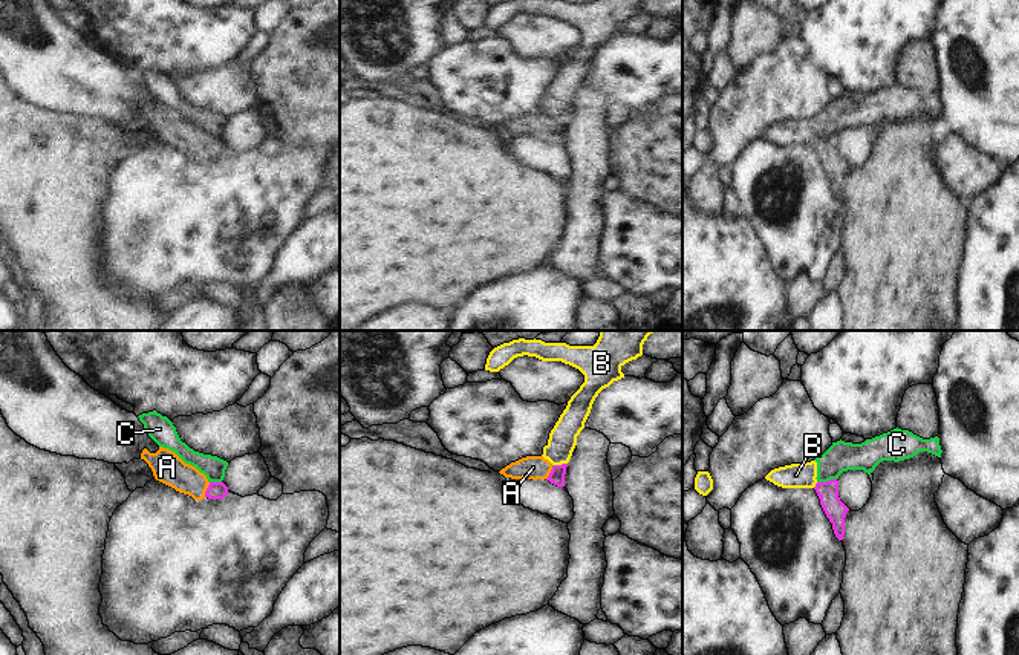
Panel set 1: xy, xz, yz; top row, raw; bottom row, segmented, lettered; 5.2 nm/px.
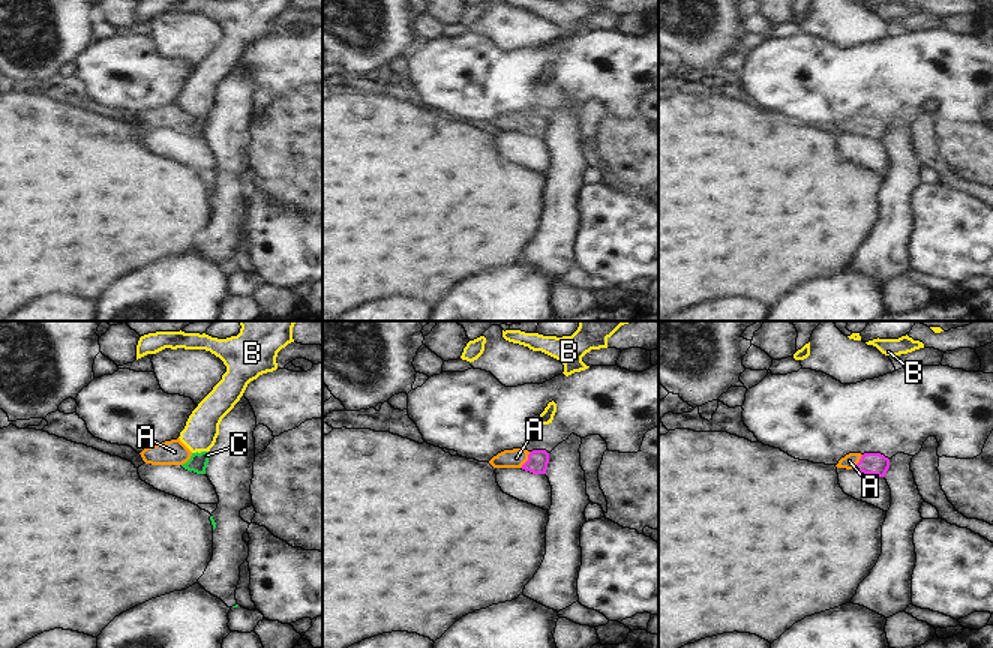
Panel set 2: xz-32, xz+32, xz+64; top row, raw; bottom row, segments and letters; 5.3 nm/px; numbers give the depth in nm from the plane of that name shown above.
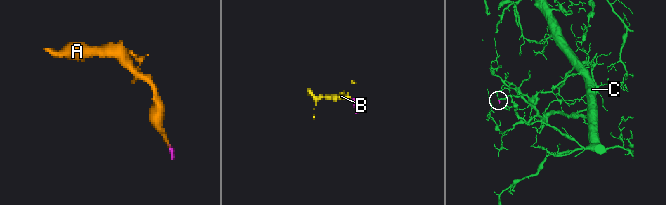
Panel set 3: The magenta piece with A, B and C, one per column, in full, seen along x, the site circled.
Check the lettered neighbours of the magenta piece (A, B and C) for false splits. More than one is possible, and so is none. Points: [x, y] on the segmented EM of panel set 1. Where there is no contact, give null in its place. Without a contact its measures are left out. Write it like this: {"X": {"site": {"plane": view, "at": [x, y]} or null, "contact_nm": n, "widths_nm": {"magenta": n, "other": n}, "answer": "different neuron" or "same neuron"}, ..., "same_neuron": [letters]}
{"A": {"site": {"plane": "xy", "at": [207, 490]}, "contact_nm": 90, "widths_nm": {"magenta": 100, "other": 170}, "answer": "same neuron"}, "B": {"site": {"plane": "xz", "at": [562, 464]}, "contact_nm": 70, "widths_nm": {"magenta": 80, "other": 150}, "answer": "different neuron"}, "C": {"site": {"plane": "yz", "at": [826, 482]}, "contact_nm": 110, "widths_nm": {"magenta": 110, "other": 160}, "answer": "different neuron"}, "same_neuron": ["A"]}

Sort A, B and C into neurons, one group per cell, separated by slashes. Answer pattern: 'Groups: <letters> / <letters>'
Groups: A / B C

